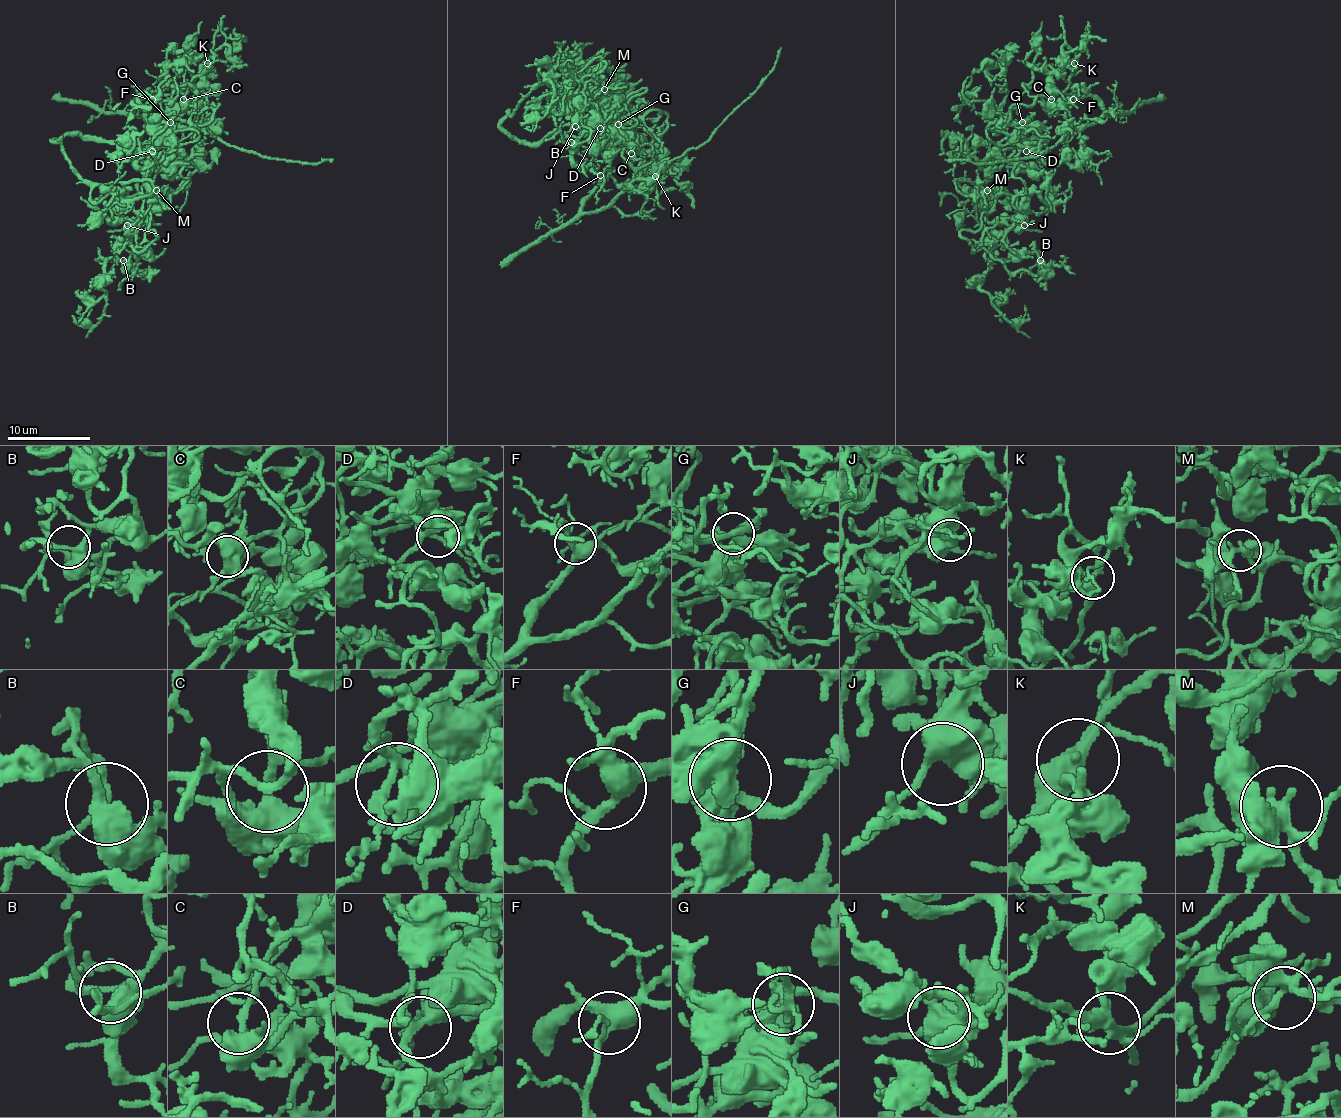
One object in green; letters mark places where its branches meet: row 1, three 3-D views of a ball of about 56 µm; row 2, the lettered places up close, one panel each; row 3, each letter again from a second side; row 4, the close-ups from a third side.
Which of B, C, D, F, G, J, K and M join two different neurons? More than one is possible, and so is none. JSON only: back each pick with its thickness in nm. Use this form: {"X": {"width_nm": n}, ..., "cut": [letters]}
{"K": {"width_nm": 380}, "cut": ["K"]}

